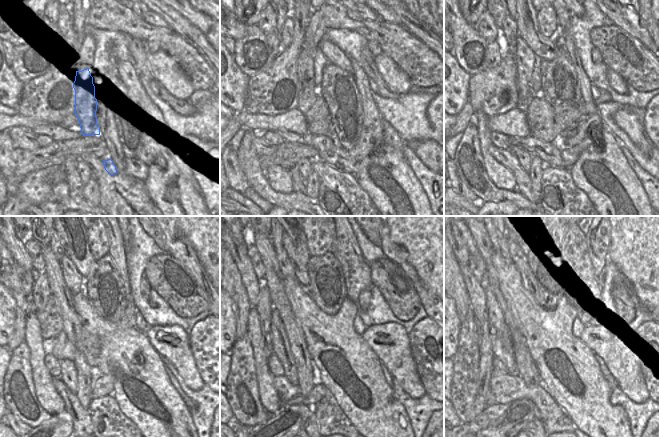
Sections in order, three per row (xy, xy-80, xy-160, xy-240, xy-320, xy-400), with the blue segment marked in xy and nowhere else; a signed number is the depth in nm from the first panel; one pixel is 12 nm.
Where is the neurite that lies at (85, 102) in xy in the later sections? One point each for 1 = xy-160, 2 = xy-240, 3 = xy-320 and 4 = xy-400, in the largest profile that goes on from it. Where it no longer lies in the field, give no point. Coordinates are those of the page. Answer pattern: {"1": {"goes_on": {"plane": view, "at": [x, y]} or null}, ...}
{"1": {"goes_on": {"plane": "xy-160", "at": [525, 58]}}, "2": {"goes_on": {"plane": "xy-240", "at": [74, 280]}}, "3": {"goes_on": {"plane": "xy-320", "at": [287, 266]}}, "4": {"goes_on": {"plane": "xy-400", "at": [501, 244]}}}

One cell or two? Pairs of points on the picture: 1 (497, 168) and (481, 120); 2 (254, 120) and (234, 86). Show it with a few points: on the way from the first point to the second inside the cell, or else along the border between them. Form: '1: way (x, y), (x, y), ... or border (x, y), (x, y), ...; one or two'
1: way (486, 156), (484, 132); one
2: border (243, 110), (235, 113); two

